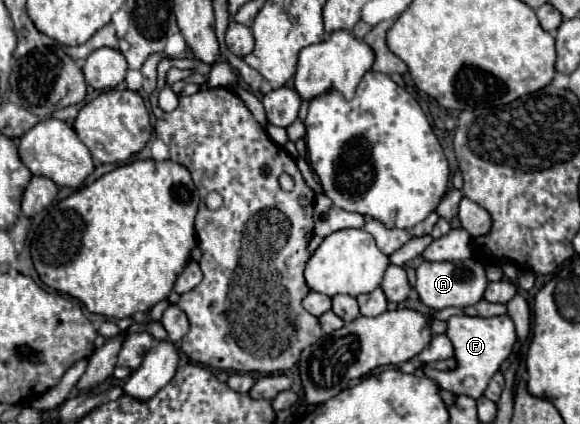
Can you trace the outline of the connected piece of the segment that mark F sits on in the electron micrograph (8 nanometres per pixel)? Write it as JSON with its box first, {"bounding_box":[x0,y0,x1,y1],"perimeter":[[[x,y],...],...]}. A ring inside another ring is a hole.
{"bounding_box":[426,316,516,400],"perimeter":[[[452,316],[448,318],[448,330],[446,336],[450,338],[452,346],[454,346],[454,360],[456,360],[456,368],[448,370],[448,372],[440,372],[440,370],[430,370],[426,368],[426,376],[432,378],[440,388],[452,392],[452,394],[466,394],[474,400],[478,400],[492,374],[496,374],[502,366],[504,360],[508,360],[508,356],[512,354],[514,342],[516,342],[516,330],[514,330],[514,322],[510,320],[510,316],[494,316],[494,318],[474,318],[474,316]],[[466,376],[472,376],[476,382],[470,388],[464,388],[462,380]]]}

